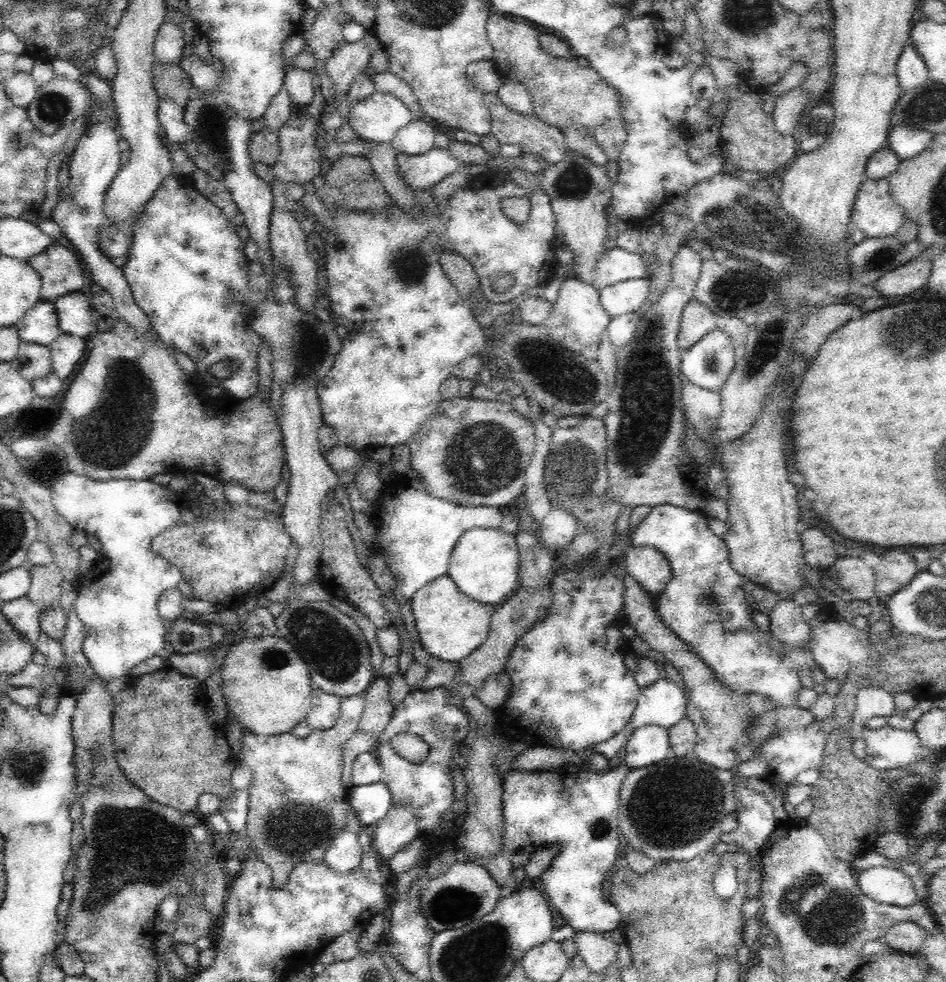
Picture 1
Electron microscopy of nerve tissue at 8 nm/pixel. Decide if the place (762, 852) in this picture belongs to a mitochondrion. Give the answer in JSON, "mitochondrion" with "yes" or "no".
{"mitochondrion":"no"}

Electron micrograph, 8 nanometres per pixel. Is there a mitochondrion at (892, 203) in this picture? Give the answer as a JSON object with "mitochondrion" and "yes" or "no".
{"mitochondrion":"no"}

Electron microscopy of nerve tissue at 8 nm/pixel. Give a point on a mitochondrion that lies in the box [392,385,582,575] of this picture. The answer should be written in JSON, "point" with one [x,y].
{"point":[485,457]}

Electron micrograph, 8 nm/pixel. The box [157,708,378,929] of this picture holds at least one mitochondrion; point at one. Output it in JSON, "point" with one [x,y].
{"point":[290,833]}

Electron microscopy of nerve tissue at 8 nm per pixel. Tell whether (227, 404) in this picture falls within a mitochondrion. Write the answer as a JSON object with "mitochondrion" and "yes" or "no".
{"mitochondrion":"no"}

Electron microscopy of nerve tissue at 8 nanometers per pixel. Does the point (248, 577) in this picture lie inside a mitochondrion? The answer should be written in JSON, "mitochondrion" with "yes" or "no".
{"mitochondrion":"no"}

